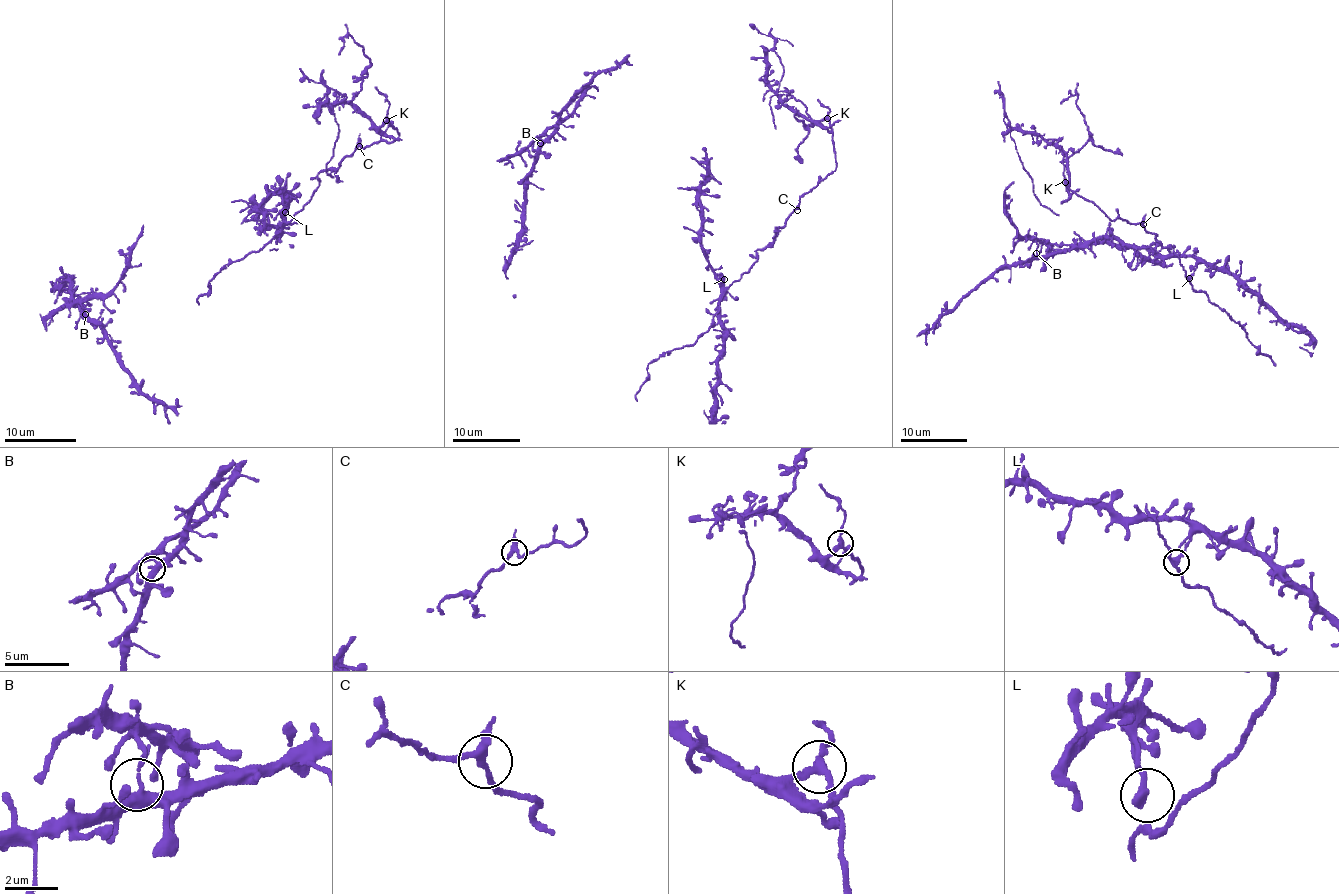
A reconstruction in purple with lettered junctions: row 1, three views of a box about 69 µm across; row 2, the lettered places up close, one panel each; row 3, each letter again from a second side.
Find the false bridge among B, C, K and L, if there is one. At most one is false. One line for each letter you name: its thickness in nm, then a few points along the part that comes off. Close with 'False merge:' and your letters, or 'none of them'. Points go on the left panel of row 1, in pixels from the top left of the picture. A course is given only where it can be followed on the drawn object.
K: calibre 260 nm; course (387, 120), (374, 126), (357, 109), (322, 102), (321, 107), (328, 106), (339, 131), (327, 170), (333, 178)
False merge: K

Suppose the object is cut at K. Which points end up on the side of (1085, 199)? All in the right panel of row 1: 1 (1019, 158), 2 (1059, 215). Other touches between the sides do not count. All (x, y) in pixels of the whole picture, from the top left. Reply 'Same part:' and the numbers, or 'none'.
Same part: none

